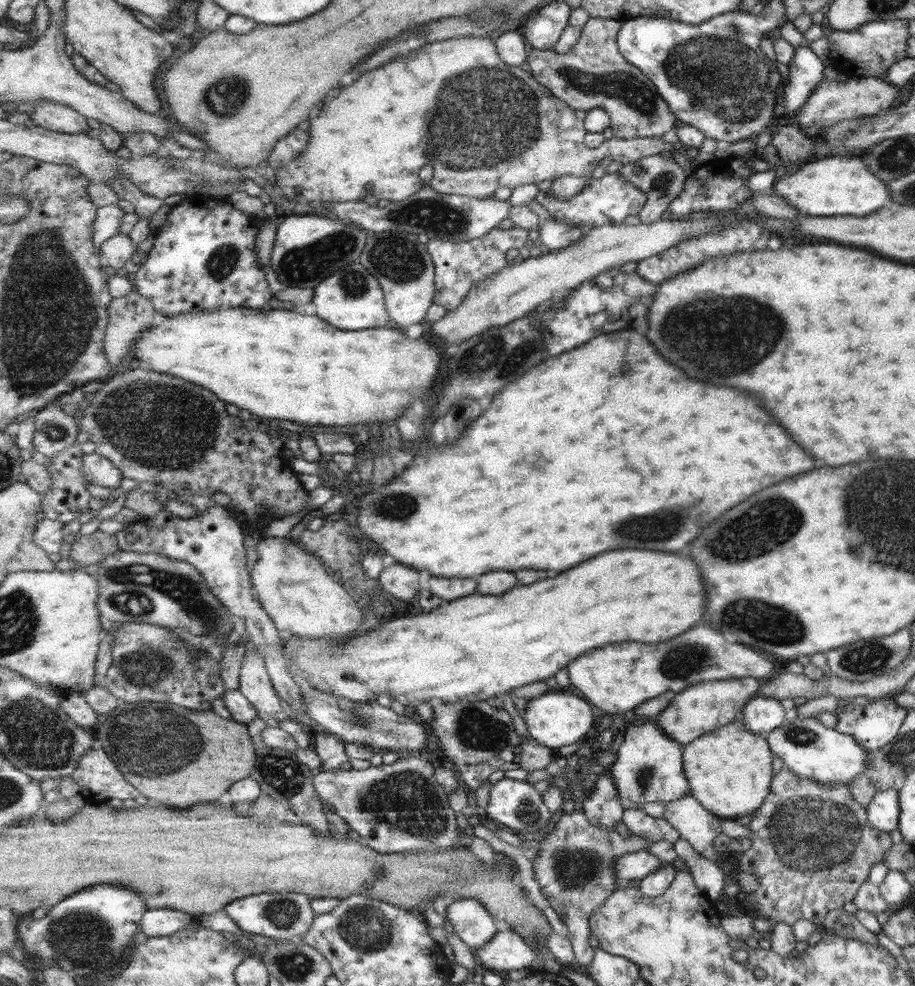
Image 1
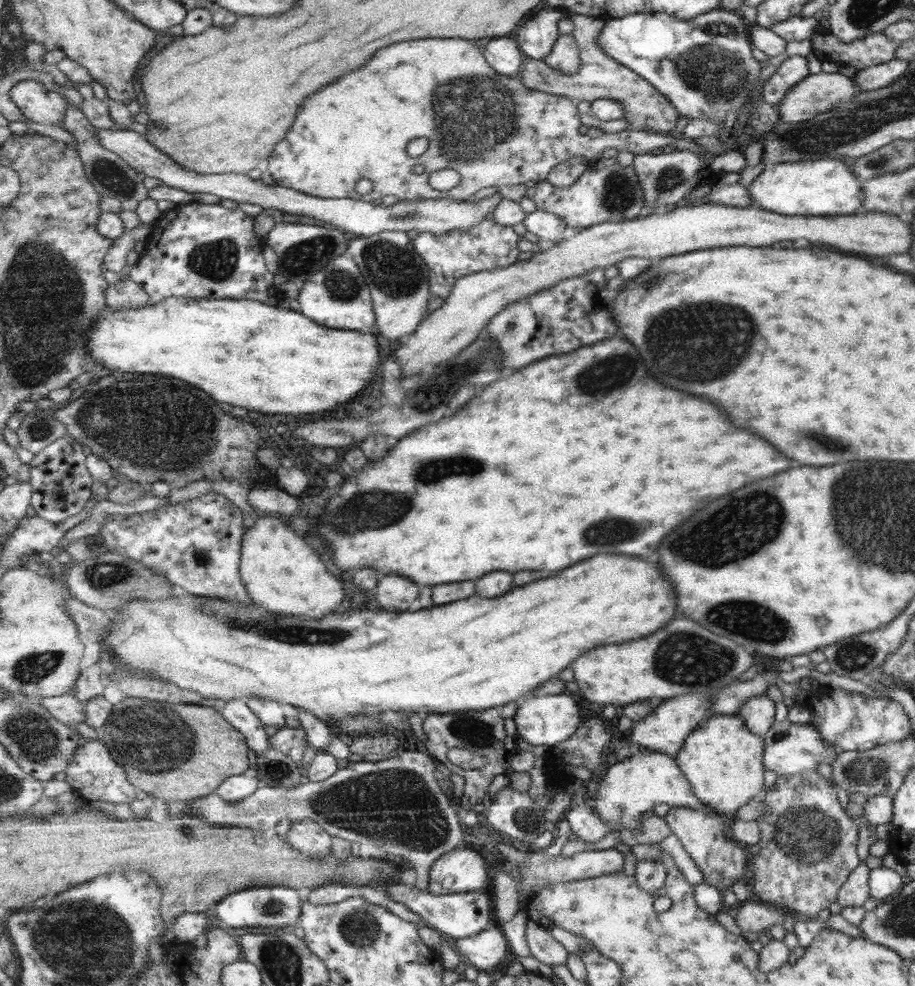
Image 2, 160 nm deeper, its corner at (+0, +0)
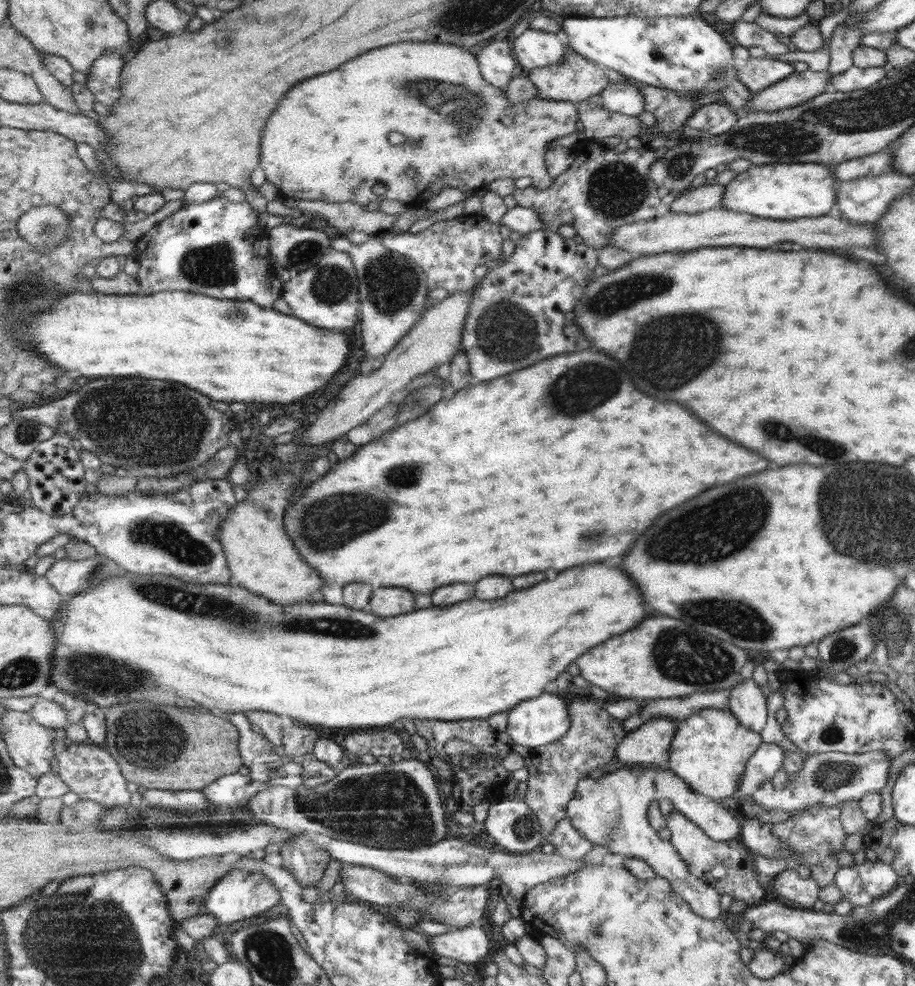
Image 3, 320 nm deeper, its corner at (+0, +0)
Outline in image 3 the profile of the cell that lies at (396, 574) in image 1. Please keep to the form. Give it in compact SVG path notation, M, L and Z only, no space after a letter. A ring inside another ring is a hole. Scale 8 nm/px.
M379 588L373 591L369 611L381 617L395 617L415 610L415 594L401 588Z

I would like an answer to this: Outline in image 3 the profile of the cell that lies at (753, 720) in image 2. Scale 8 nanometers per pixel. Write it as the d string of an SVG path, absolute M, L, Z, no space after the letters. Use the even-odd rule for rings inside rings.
M742 679L742 682L731 687L727 711L739 720L741 726L756 731L757 734L765 726L767 718L765 698L753 680Z

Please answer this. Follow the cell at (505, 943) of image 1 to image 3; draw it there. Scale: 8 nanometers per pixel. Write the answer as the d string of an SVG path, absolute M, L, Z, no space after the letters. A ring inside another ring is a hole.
M481 924L473 927L453 928L451 932L439 934L437 936L427 937L429 944L429 952L432 950L440 957L452 958L460 963L465 963L469 967L479 964L483 958L487 958L491 954L491 940L489 934L481 929Z

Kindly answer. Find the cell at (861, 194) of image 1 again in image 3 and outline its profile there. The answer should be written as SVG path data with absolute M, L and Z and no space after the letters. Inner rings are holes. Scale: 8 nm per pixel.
M777 162L773 165L751 164L723 185L721 208L773 221L819 217L833 213L834 176L830 166L817 163Z

